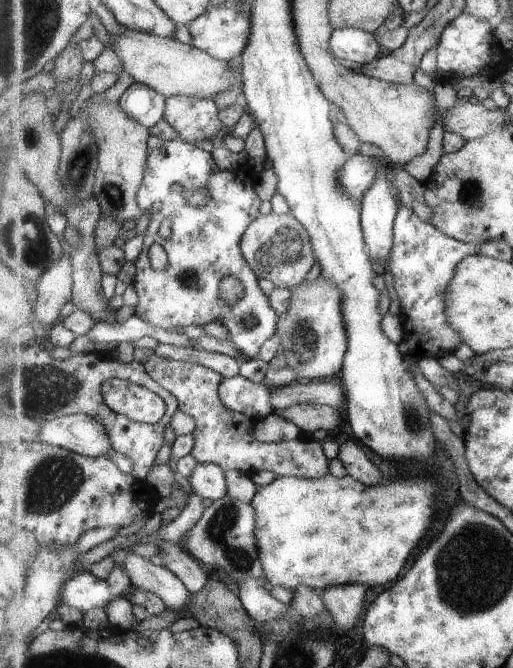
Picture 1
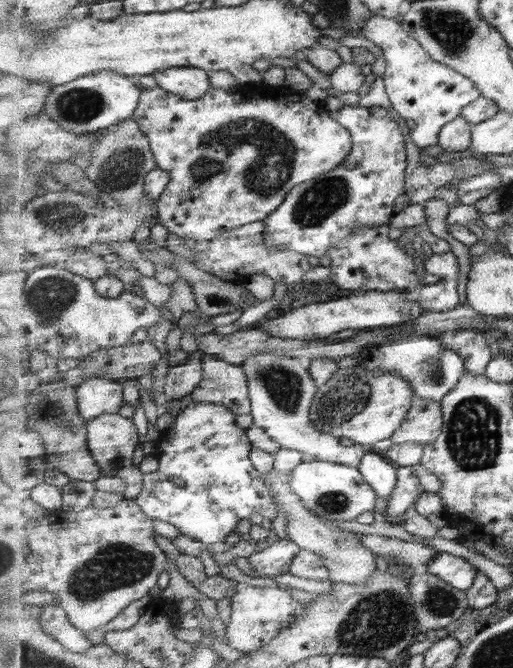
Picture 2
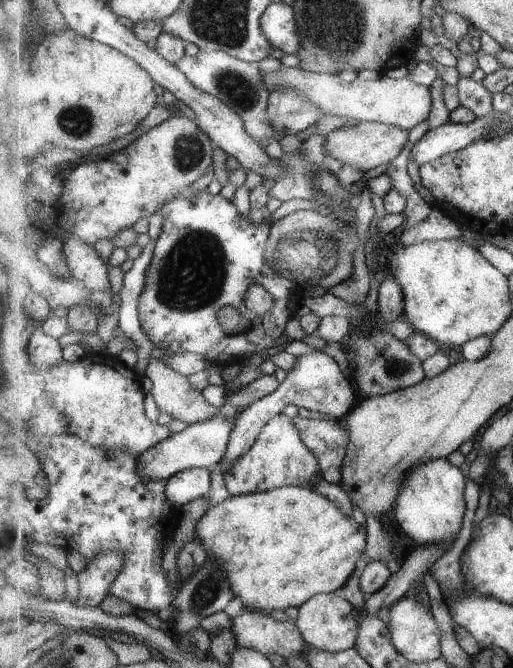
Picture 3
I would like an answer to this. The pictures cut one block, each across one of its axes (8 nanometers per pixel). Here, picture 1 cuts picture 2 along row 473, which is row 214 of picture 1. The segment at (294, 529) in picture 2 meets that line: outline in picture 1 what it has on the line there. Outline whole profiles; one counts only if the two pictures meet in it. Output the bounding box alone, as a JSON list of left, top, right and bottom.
[241,213,314,290]

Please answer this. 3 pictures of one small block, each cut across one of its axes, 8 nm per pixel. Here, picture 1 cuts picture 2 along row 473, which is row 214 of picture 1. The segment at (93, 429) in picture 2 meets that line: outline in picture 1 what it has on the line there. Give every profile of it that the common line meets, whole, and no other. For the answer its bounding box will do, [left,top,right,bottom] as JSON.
[80,100,151,223]

